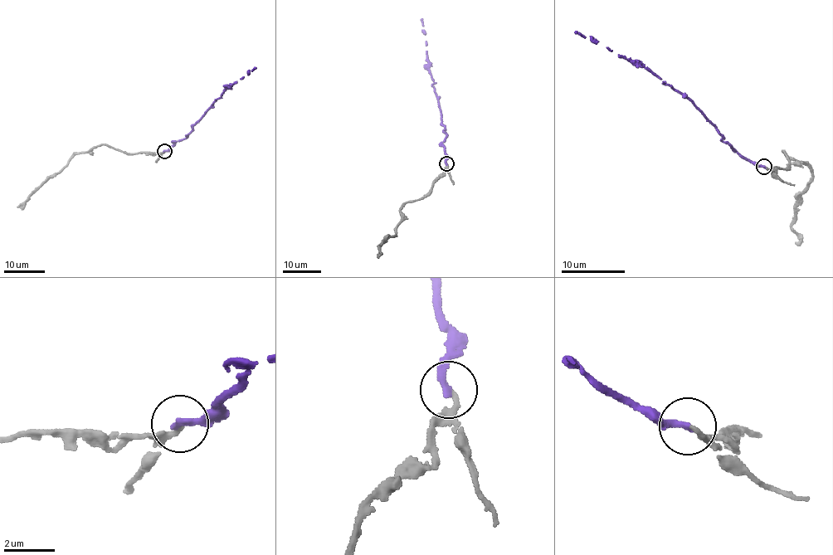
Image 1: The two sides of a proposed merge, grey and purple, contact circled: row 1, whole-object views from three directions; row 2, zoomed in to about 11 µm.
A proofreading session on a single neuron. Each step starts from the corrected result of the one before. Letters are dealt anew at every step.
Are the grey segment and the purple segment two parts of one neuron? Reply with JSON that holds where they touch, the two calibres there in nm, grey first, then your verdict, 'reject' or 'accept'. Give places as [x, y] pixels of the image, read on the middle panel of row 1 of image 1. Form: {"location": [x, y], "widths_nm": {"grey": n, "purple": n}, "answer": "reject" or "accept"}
{"location": [446, 163], "widths_nm": {"grey": 170, "purple": 280}, "answer": "accept"}

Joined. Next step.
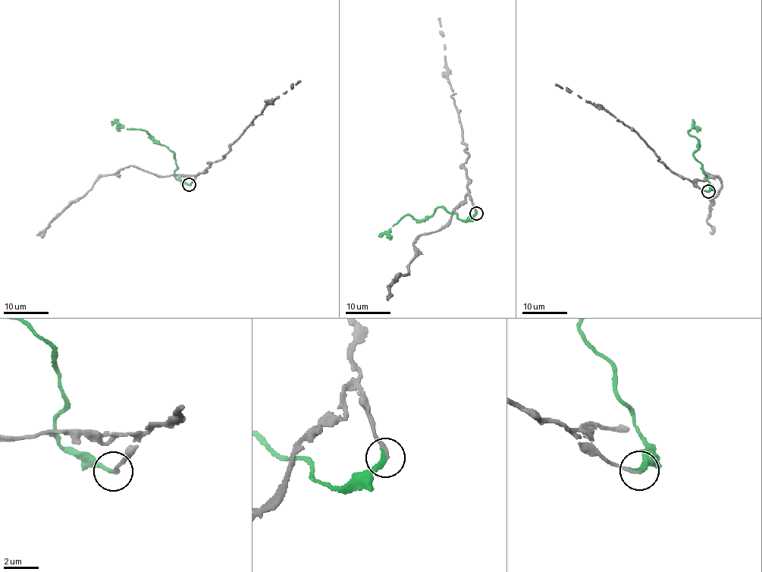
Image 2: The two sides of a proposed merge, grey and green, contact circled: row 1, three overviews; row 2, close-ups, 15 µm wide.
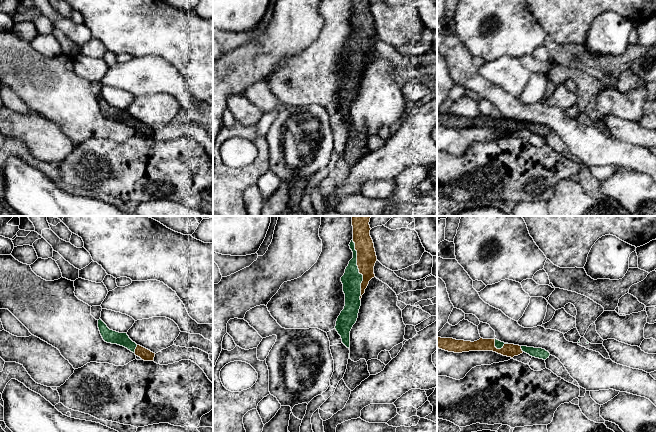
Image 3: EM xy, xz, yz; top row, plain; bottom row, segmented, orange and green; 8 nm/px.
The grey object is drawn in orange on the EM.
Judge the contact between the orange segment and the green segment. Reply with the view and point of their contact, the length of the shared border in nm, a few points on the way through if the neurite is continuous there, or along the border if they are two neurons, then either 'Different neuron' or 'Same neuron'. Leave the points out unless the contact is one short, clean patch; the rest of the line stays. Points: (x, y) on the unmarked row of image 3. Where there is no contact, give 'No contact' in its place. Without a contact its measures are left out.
Touches orange at xz (359, 46). Shared border 500 nm. Same neuron

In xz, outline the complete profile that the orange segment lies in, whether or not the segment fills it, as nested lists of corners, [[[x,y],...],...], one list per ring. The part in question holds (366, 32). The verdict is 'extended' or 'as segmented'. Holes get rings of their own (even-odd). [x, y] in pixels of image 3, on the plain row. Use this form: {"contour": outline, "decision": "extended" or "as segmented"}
{"contour": [[[352,0],[353,15],[349,22],[353,34],[349,37],[341,53],[345,82],[337,94],[335,106],[341,112],[342,119],[350,125],[350,107],[358,94],[361,74],[369,57],[375,53],[374,42],[377,32],[370,12],[369,0]]], "decision": "extended"}

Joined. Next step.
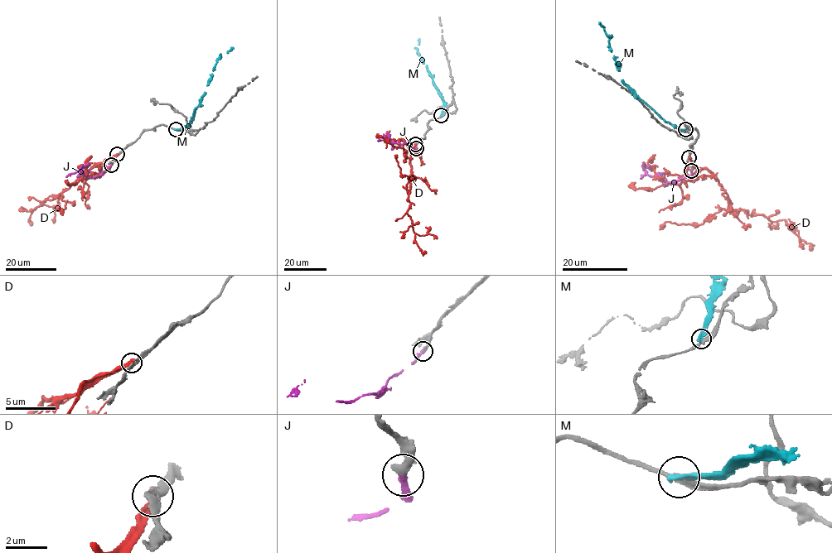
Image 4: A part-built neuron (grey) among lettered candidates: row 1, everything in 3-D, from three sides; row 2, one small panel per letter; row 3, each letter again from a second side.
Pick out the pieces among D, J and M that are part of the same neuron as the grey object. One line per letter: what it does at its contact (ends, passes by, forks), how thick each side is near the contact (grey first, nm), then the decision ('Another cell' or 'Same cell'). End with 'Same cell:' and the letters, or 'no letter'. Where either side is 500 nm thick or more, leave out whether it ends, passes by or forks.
D: It ends there. Thickness 260 nm (grey) against 480 nm. Another cell
J: It ends there. Thickness 400 nm (grey) against 320 nm. Same cell
M: It ends there. Thickness 220 nm (grey) against 340 nm. Another cell
Same cell: J

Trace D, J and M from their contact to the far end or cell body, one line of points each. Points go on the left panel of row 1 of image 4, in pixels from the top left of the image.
D: (117, 155), (93, 165), (58, 196), (40, 202), (54, 209), (54, 223)
J: (111, 165), (100, 175), (92, 178), (77, 171), (66, 176)
M: (176, 129), (191, 123), (220, 55), (234, 48)

